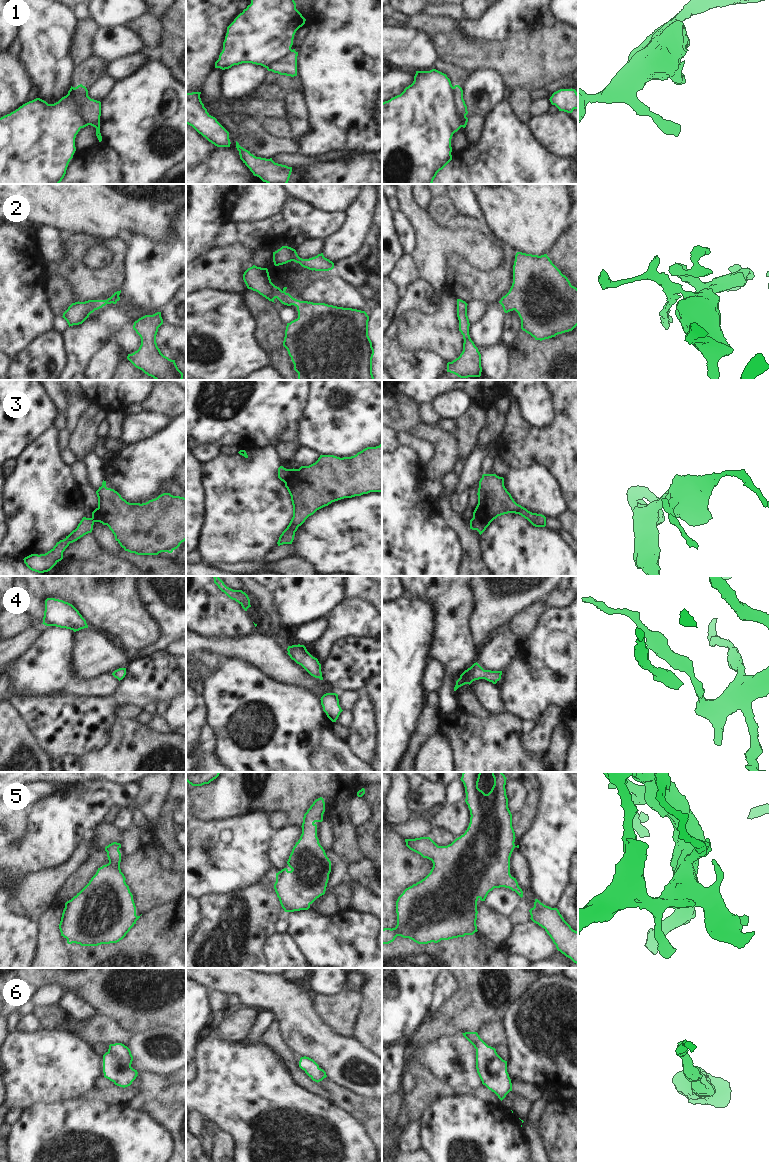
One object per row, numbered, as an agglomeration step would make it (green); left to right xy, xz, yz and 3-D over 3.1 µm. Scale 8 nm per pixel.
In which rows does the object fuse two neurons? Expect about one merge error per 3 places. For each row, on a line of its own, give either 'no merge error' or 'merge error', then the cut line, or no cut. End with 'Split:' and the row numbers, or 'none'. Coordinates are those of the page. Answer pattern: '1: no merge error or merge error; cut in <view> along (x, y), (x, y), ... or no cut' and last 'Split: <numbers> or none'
1: merge error; cut in xy along (71, 87), (71, 97), (79, 108), (79, 113), (85, 126)
2: no merge error; no cut
3: merge error; cut in yz along (472, 518), (481, 522), (486, 527)
4: no merge error; no cut
5: no merge error; no cut
6: no merge error; no cut
Split: 1, 3

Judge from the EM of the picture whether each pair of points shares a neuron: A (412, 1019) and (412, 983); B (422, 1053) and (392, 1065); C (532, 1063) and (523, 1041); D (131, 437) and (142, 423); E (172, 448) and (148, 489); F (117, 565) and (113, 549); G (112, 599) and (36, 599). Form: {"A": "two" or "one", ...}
{"A": "one", "B": "two", "C": "one", "D": "one", "E": "one", "F": "two", "G": "one"}

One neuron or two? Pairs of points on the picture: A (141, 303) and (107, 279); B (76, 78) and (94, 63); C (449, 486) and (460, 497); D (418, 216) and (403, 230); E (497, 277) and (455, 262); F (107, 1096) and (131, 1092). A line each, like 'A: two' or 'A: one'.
A: two
B: one
C: two
D: two
E: one
F: one

